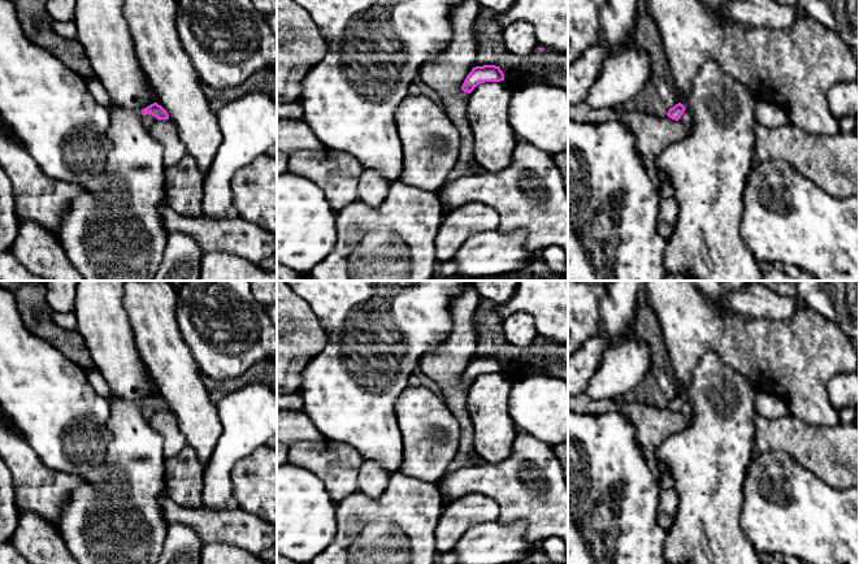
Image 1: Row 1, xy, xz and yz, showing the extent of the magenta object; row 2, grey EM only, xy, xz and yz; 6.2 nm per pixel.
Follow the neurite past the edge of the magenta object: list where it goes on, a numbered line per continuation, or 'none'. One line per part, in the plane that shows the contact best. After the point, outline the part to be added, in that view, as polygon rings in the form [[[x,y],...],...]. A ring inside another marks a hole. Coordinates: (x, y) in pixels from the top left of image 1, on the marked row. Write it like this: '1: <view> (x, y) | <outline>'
none

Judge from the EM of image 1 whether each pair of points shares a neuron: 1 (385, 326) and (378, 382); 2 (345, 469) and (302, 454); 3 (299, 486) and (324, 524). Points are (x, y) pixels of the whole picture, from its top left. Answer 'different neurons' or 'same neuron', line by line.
1: same neuron
2: same neuron
3: same neuron

